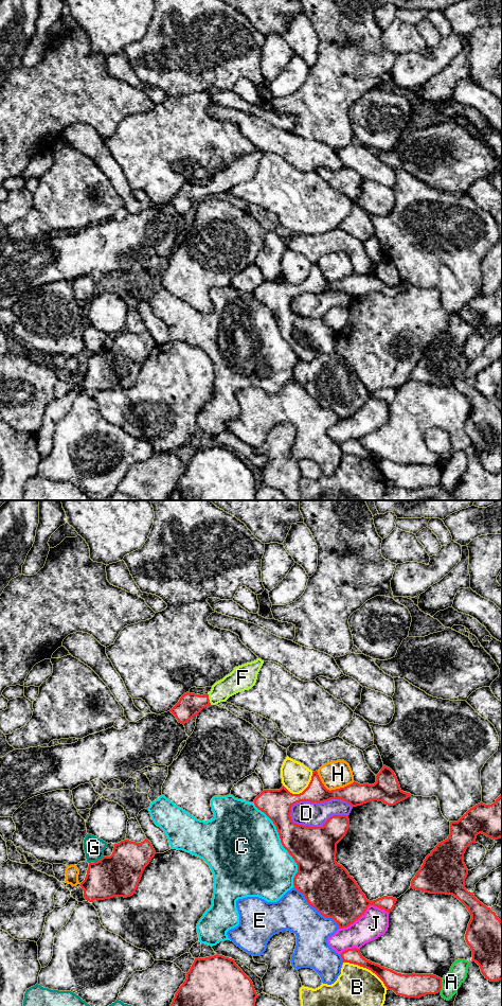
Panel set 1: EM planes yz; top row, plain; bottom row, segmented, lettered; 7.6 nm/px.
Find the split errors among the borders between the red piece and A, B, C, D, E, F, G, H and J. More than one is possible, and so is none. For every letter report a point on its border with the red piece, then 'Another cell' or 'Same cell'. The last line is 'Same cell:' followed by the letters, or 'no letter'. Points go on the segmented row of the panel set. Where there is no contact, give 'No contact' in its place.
A: Touches red at yz (441, 985). Another cell
B: Touches red at yz (366, 968). Another cell
C: Touches red at yz (282, 844). Another cell
D: Touches red at yz (317, 802). Another cell
E: Touches red at yz (317, 910). Another cell
F: Touches red at yz (208, 699). Same cell
G: Touches red at yz (100, 860). Another cell
H: Touches red at yz (332, 790). Another cell
J: Touches red at yz (364, 912). Another cell
Same cell: F

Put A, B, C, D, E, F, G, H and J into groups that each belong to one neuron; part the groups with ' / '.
A / B / C / D / E / F / G / H / J

